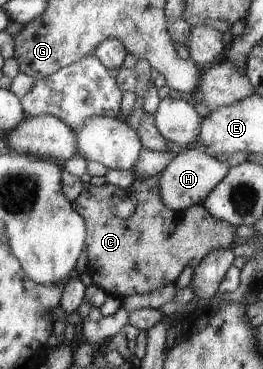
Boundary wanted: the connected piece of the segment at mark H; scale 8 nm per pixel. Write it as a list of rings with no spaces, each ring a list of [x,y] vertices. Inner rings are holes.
[[[190,148],[176,154],[172,161],[159,173],[159,188],[162,200],[174,211],[184,211],[202,204],[204,198],[226,177],[231,167],[227,161],[220,162],[208,153]]]

